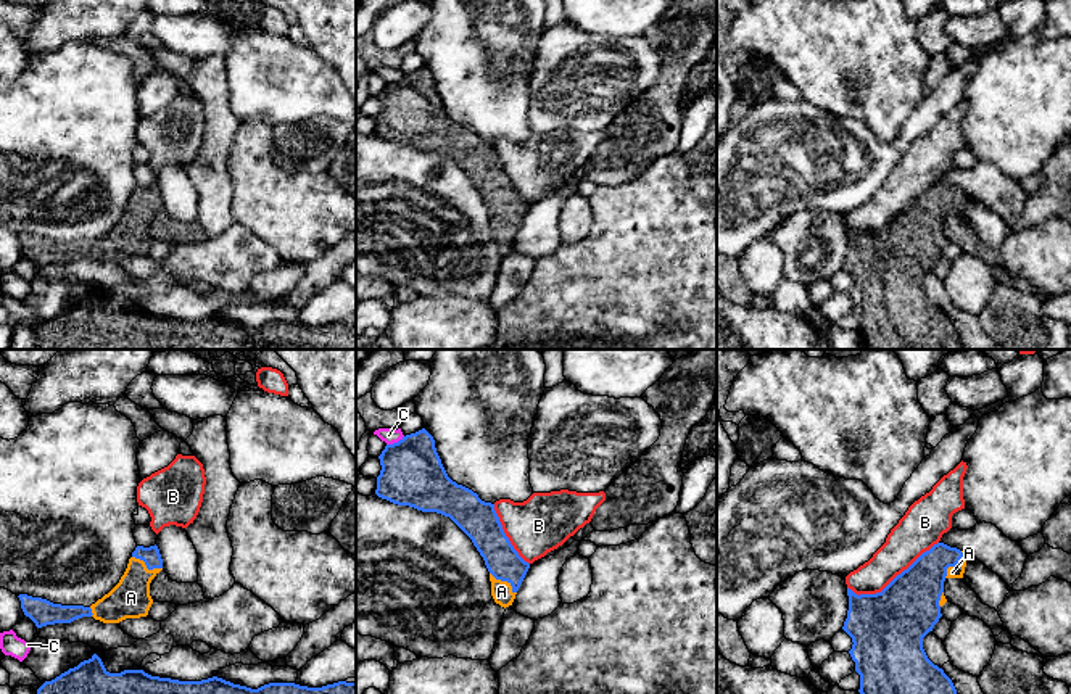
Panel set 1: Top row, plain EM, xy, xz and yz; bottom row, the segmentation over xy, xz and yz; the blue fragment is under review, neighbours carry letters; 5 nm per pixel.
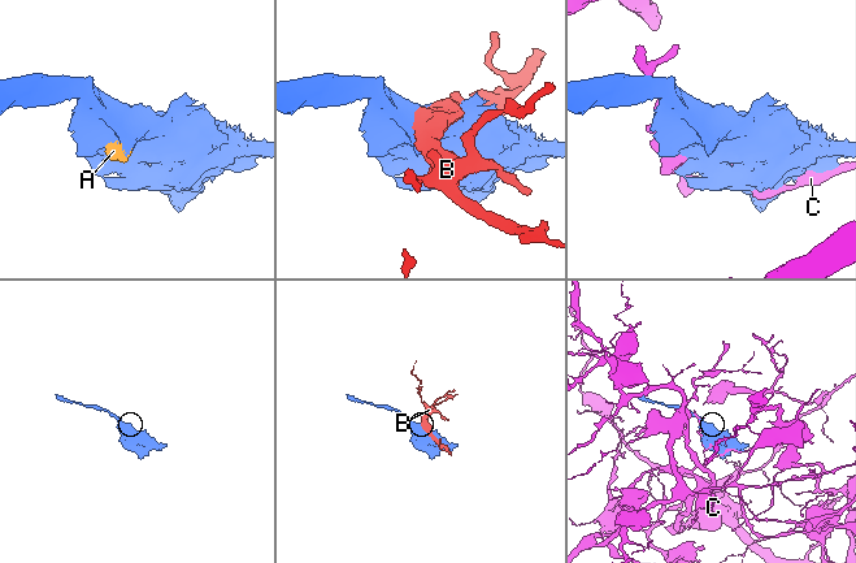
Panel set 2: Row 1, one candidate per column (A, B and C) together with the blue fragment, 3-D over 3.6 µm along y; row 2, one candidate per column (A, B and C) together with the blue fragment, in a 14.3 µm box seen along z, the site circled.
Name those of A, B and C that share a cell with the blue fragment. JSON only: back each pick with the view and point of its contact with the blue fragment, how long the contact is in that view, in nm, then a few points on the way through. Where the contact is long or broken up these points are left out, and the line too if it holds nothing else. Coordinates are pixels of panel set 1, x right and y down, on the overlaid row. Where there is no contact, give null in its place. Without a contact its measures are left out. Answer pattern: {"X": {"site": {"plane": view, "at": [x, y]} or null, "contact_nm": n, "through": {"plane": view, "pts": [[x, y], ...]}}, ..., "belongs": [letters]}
{"A": {"site": {"plane": "xy", "at": [147, 567]}, "contact_nm": 170}, "belongs": ["A"]}

